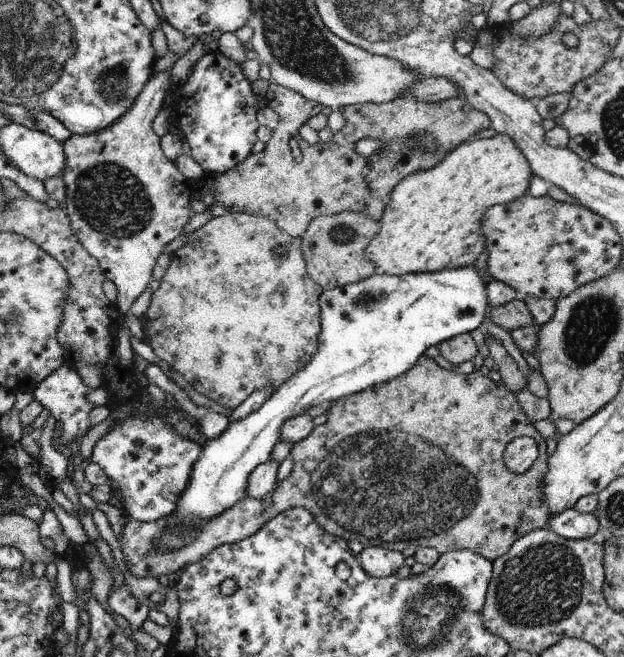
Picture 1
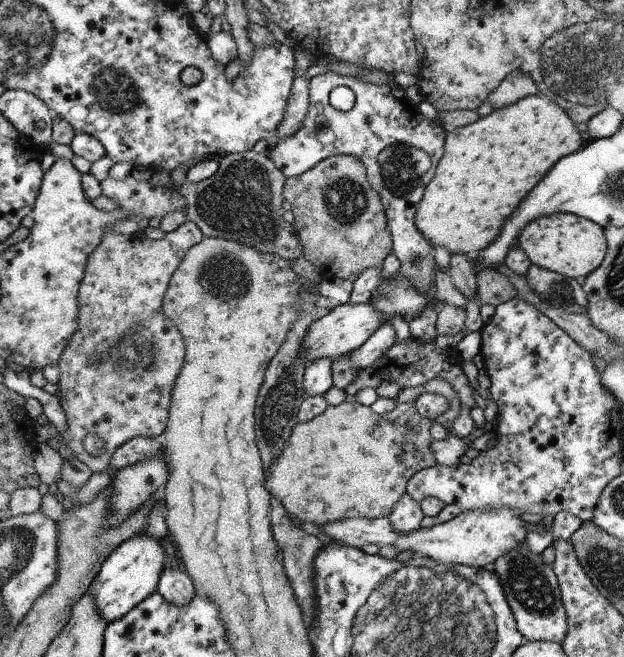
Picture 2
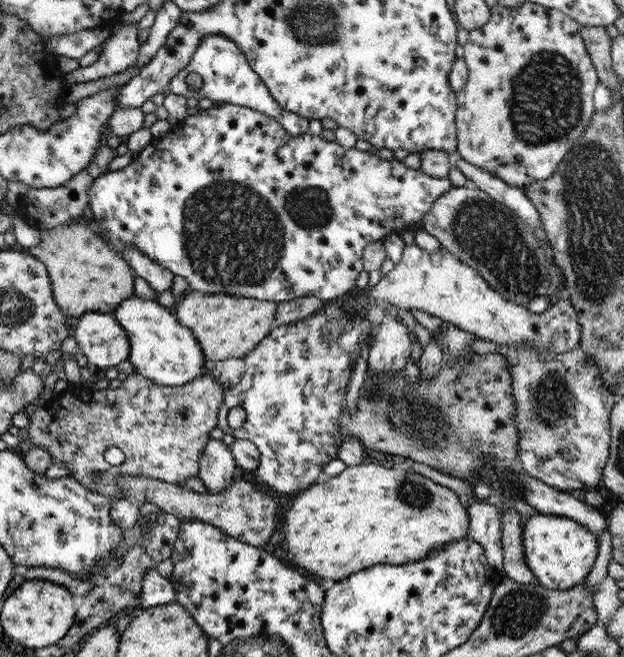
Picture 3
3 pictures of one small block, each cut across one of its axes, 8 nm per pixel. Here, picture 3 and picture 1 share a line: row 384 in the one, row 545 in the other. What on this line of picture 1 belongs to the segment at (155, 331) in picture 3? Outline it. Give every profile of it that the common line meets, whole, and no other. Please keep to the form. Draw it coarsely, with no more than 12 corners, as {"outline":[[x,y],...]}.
{"outline":[[475,265],[323,290],[319,348],[207,440],[177,549],[246,497],[282,426],[483,327]]}

